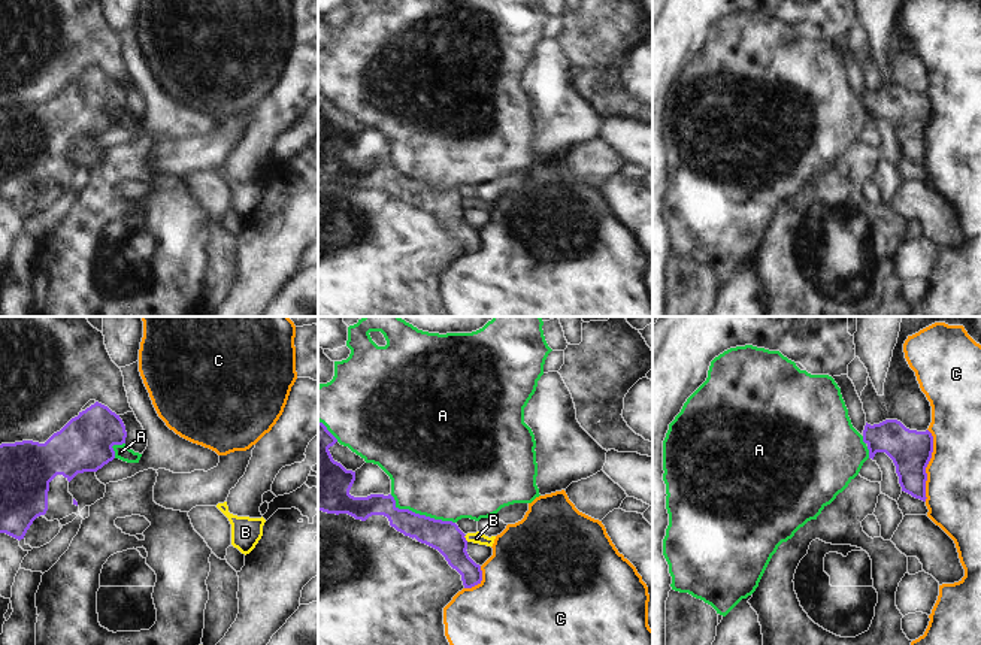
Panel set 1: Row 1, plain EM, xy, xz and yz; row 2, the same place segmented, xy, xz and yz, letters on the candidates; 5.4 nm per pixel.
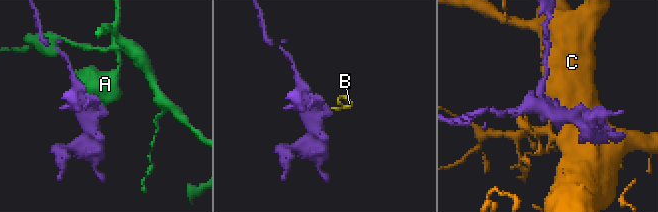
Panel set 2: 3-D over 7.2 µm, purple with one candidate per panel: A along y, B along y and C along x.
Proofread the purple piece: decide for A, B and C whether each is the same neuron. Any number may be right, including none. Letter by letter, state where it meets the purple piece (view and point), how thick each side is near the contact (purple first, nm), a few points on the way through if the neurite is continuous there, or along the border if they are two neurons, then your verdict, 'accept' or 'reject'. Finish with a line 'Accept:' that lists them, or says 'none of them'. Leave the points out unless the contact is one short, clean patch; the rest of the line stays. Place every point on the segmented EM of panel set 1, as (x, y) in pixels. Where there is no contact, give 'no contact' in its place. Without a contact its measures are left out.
A: contact xz (418, 514); calibres 170 and 480 nm; reject
B: contact xz (465, 538); calibres 170 and 60 nm; border xz (465, 535), (468, 541); reject
C: contact yz (927, 463); calibres 220 and 300 nm; reject
Accept: none of them

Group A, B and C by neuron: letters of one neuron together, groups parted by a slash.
A / B / C

